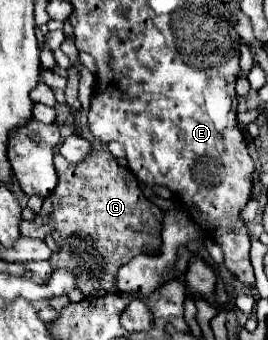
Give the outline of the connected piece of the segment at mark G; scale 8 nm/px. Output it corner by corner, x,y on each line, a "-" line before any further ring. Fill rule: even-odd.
93,149
81,163
70,163
61,154
54,156
54,165
59,175
59,185
51,197
43,199
43,207
33,221
21,221
19,233
25,237
45,239
53,231
59,231
63,243
57,251
49,257
53,271
67,269
75,273
77,289
91,295
105,295
105,293
119,293
115,285
117,271
121,265
129,263
139,253
155,253
161,247
161,219
163,211
153,205
139,189
137,177
129,173
129,169
121,167
117,159
109,151

